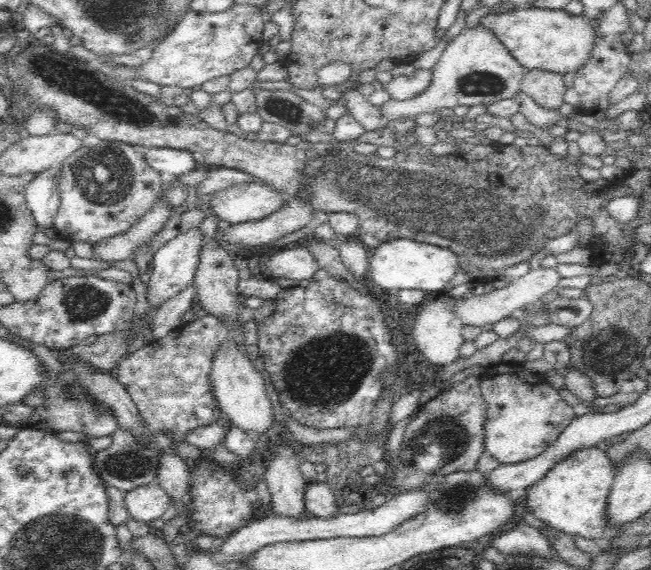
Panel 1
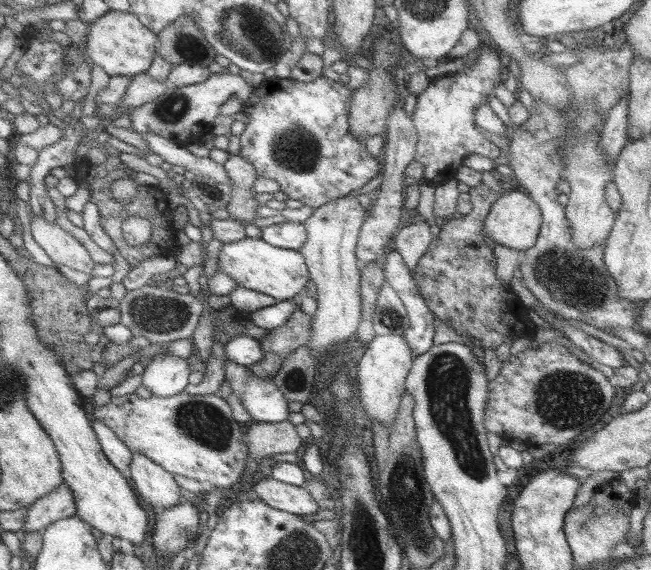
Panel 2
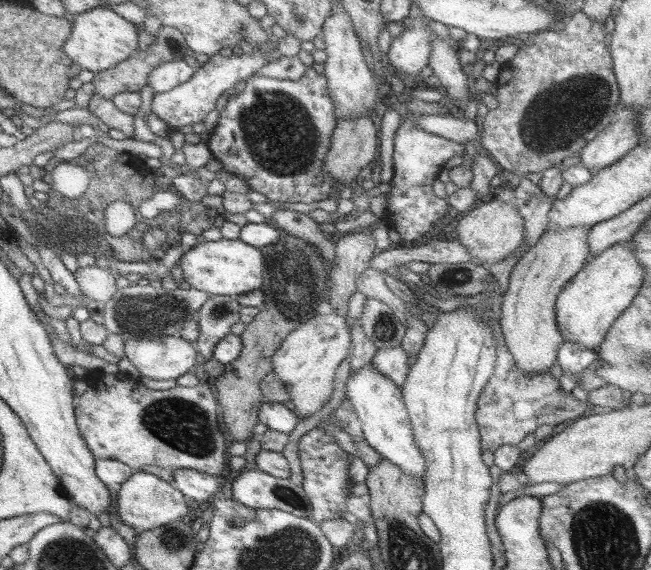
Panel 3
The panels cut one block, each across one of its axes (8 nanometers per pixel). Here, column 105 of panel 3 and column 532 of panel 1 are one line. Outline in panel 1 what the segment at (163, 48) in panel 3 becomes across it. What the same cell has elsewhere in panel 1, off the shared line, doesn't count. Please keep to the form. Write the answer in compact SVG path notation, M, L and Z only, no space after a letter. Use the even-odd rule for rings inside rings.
M532 70L521 80L521 90L534 99L542 108L554 110L564 102L567 87L563 76L546 70Z

